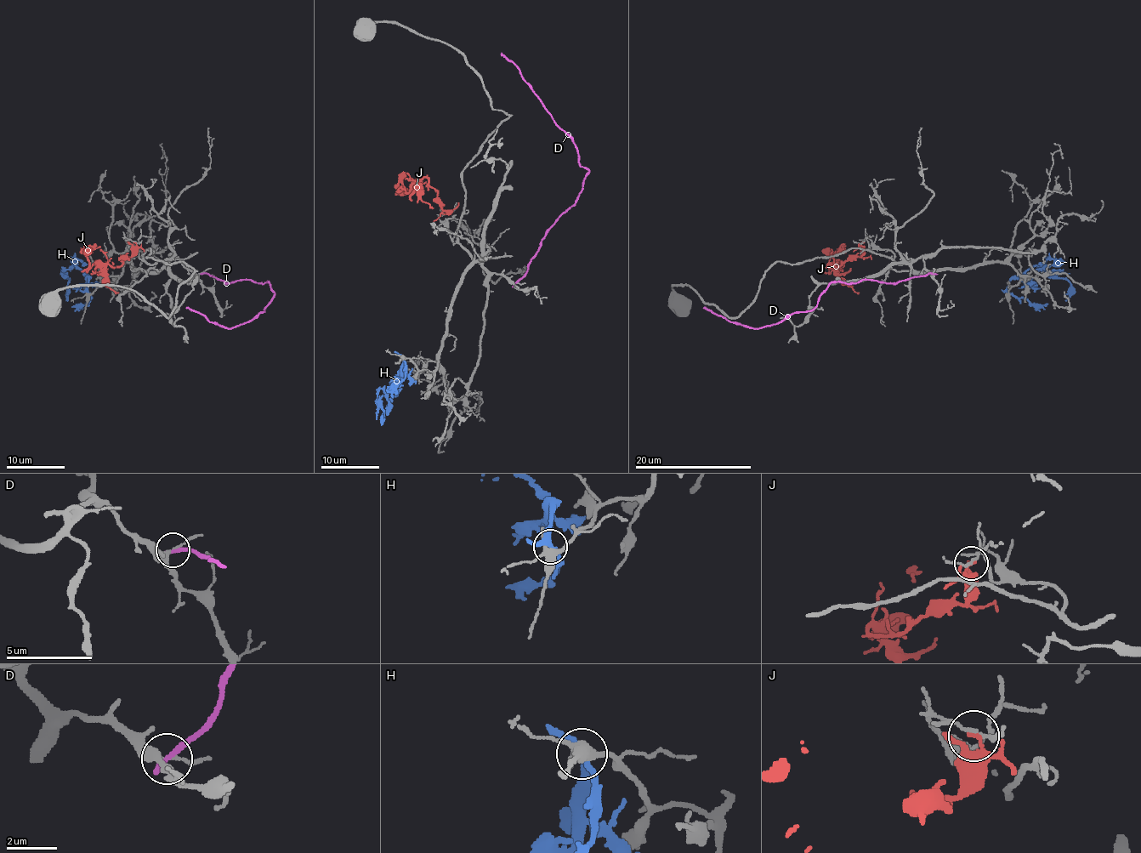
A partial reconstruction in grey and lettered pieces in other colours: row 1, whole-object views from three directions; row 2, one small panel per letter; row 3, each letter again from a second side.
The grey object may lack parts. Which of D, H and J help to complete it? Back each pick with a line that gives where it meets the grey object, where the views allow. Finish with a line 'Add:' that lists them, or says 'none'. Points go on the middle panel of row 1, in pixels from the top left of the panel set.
J: Touches grey at (449, 212)
Add: J

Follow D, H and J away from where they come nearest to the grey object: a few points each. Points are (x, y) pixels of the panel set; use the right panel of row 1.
D: (933, 274), (896, 282), (831, 282), (811, 310), (758, 327), (736, 325), (702, 307)
H: (1008, 292), (1007, 285), (1012, 280), (1039, 266), (1070, 284), (1070, 297), (1065, 301)
J: (862, 243), (860, 256), (836, 266), (834, 260), (843, 264), (834, 254), (842, 247)

